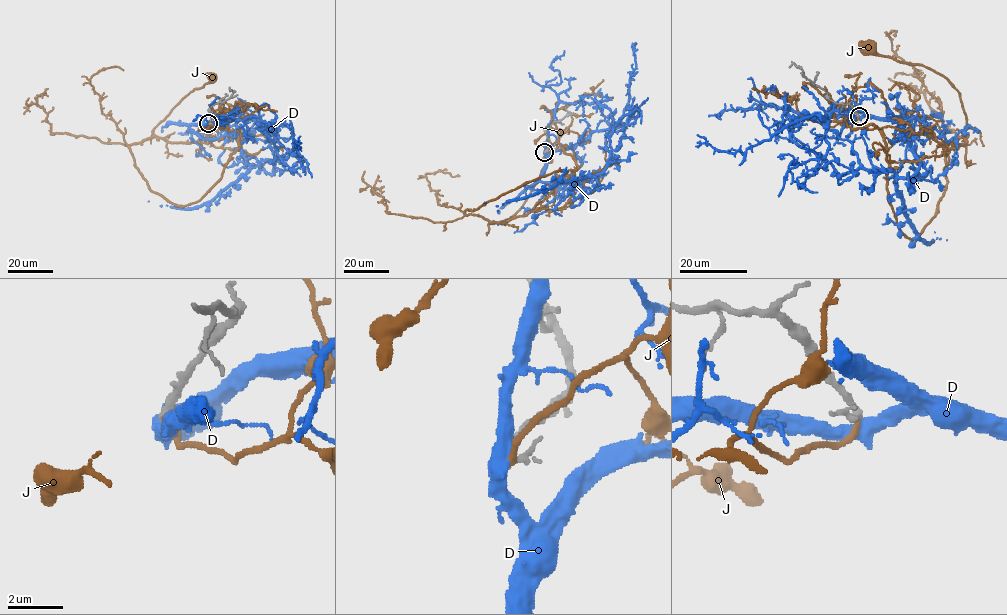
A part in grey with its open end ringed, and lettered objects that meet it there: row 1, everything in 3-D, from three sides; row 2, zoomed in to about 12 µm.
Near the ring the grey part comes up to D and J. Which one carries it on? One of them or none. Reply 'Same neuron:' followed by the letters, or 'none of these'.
Same neuron: none of these

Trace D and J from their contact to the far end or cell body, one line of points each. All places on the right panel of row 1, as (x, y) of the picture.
D: (858, 117), (915, 122), (901, 133), (906, 160), (895, 182), (918, 235), (930, 242), (940, 238), (934, 231)
J: (858, 117), (843, 120), (880, 133), (887, 200), (914, 239), (936, 214), (966, 117), (944, 76), (869, 47)

